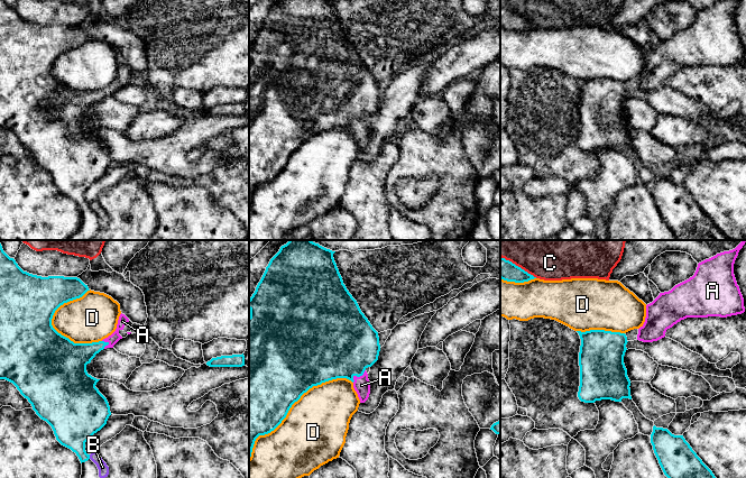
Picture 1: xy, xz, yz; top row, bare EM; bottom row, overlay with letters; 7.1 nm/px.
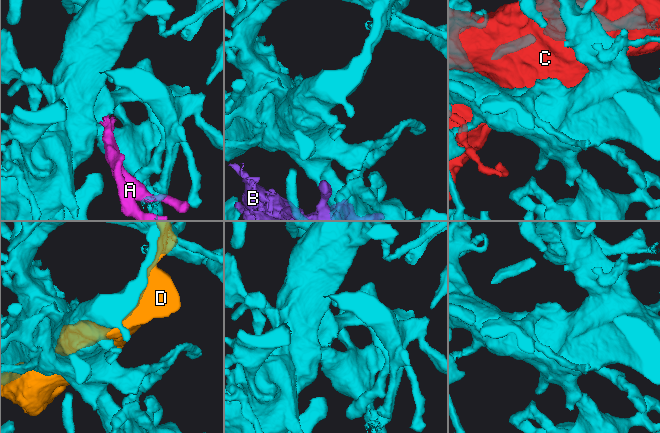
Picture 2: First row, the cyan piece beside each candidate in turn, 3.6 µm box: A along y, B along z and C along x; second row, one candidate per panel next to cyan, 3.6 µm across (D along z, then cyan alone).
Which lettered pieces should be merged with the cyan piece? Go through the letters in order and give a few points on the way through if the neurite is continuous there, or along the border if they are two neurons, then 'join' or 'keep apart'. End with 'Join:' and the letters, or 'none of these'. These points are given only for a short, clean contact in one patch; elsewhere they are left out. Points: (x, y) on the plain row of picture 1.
A: across xz (343, 93), (358, 125), (361, 134) | join
B: keep apart
C: keep apart
D: keep apart
Join: A

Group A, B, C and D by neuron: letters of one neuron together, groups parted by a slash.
A / B / C / D

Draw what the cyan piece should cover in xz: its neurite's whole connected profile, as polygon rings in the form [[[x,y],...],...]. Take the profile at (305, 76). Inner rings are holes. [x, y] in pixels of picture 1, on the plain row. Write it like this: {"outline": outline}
{"outline": [[[278,0],[249,47],[249,208],[256,187],[274,180],[292,154],[313,135],[347,127],[353,131],[360,151],[369,146],[370,130],[366,118],[378,109],[379,85],[343,33],[334,1]]]}

